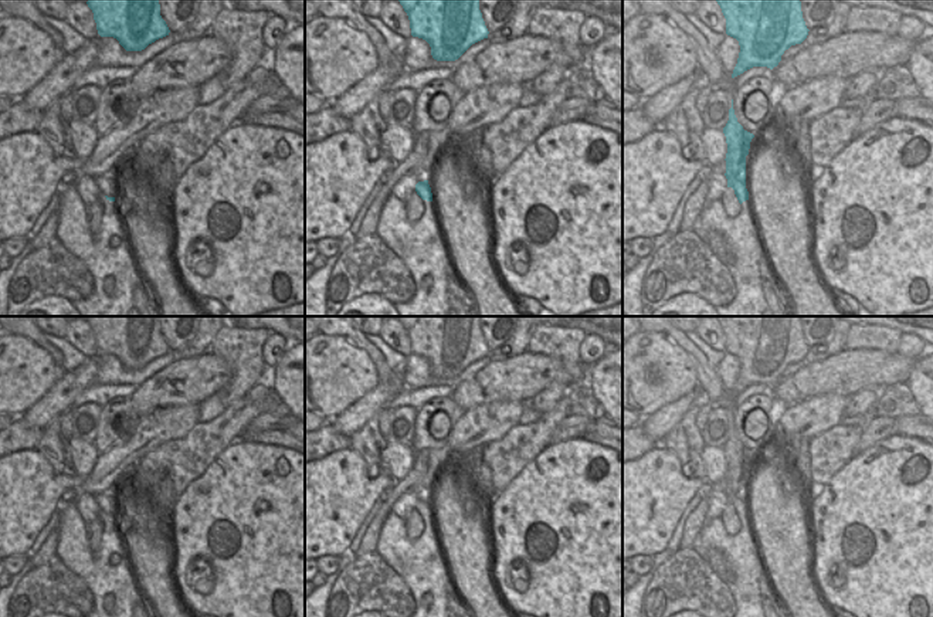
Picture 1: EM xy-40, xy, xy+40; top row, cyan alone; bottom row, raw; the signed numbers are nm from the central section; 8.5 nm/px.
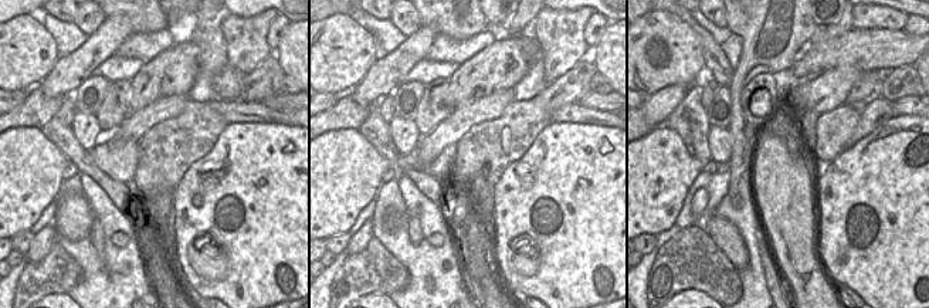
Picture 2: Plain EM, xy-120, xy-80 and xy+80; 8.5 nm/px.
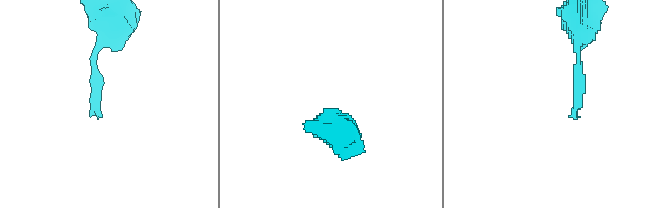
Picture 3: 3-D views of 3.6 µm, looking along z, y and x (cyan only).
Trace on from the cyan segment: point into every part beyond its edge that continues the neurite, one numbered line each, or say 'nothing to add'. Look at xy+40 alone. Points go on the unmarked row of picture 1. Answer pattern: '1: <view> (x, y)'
1: xy+40 (729, 518)

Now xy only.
1: xy (413, 522)

